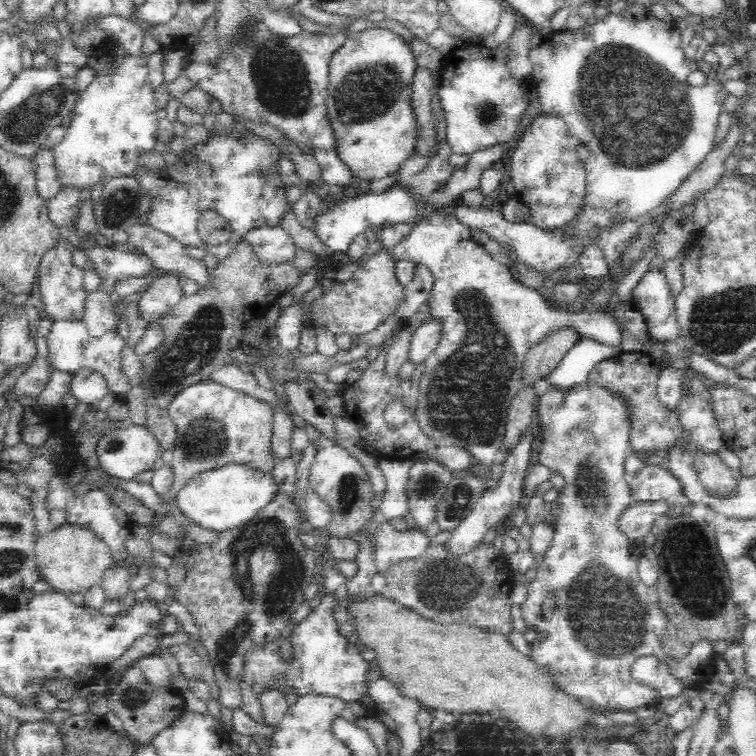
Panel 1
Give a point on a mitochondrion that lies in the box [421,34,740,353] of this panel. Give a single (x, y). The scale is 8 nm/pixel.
(635, 128)

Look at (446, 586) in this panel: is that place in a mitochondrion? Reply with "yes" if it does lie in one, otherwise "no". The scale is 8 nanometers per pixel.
yes

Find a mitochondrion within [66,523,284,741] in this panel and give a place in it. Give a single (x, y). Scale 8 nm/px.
(132, 700)

